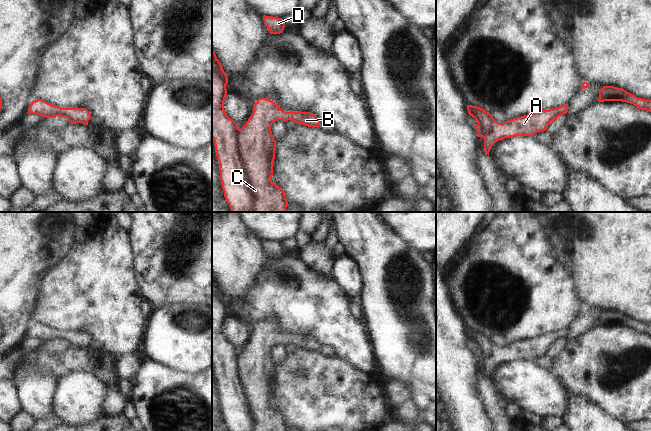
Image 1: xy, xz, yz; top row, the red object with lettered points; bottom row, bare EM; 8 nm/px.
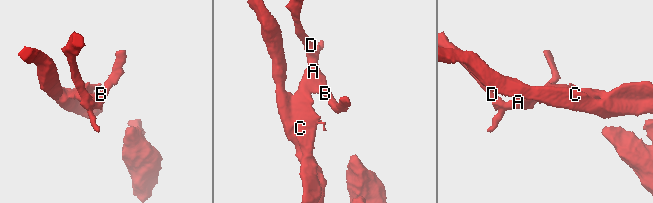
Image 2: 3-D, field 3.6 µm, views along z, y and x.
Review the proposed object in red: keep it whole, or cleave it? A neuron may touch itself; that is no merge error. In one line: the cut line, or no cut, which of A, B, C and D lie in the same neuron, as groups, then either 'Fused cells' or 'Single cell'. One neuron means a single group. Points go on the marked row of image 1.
No split. Groups: A B C D. Single cell.

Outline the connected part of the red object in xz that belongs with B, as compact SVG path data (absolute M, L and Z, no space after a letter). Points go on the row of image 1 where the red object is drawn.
M212 51L212 139L215 145L216 157L220 164L220 180L224 197L231 212L286 212L288 201L284 190L272 182L273 162L275 159L276 141L272 135L272 124L278 120L292 120L297 124L308 127L319 127L320 120L310 112L285 112L275 102L267 98L259 98L253 104L253 113L240 129L237 123L229 118L224 110L224 101L227 95L226 85L228 77L221 63Z

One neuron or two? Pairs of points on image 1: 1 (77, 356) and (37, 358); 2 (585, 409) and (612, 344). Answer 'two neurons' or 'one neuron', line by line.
1: one neuron
2: two neurons

